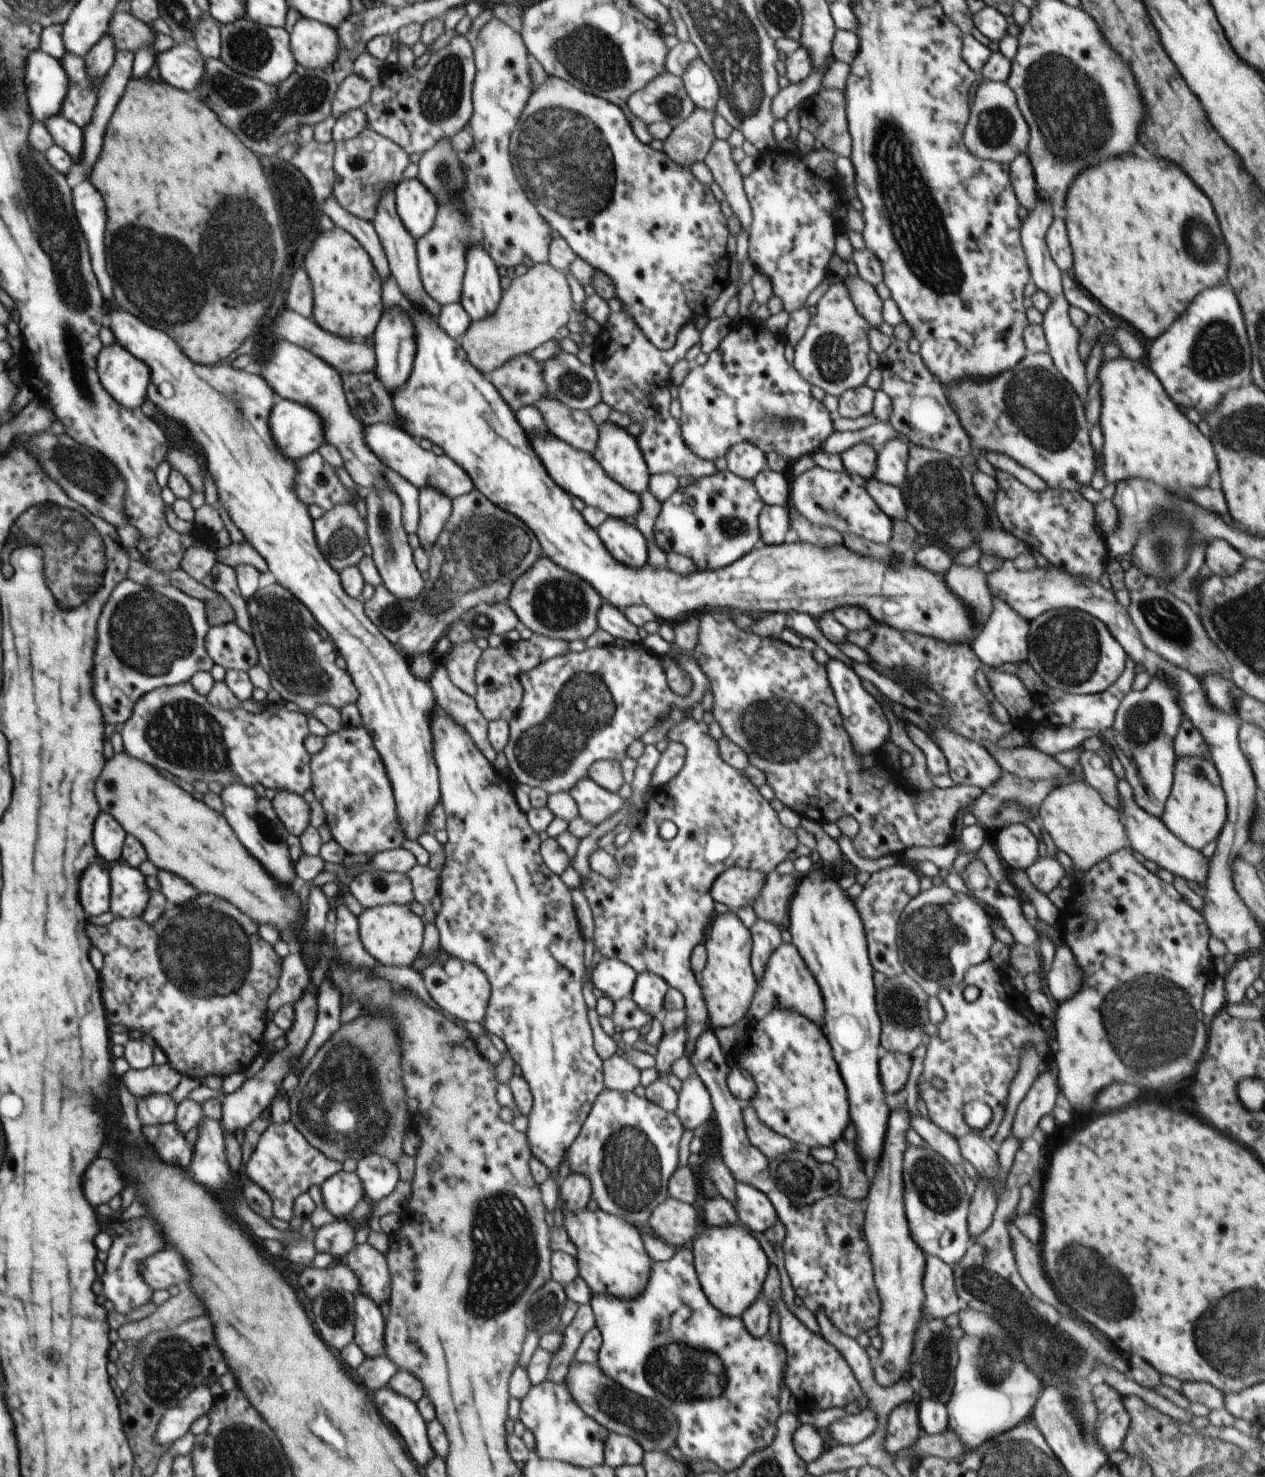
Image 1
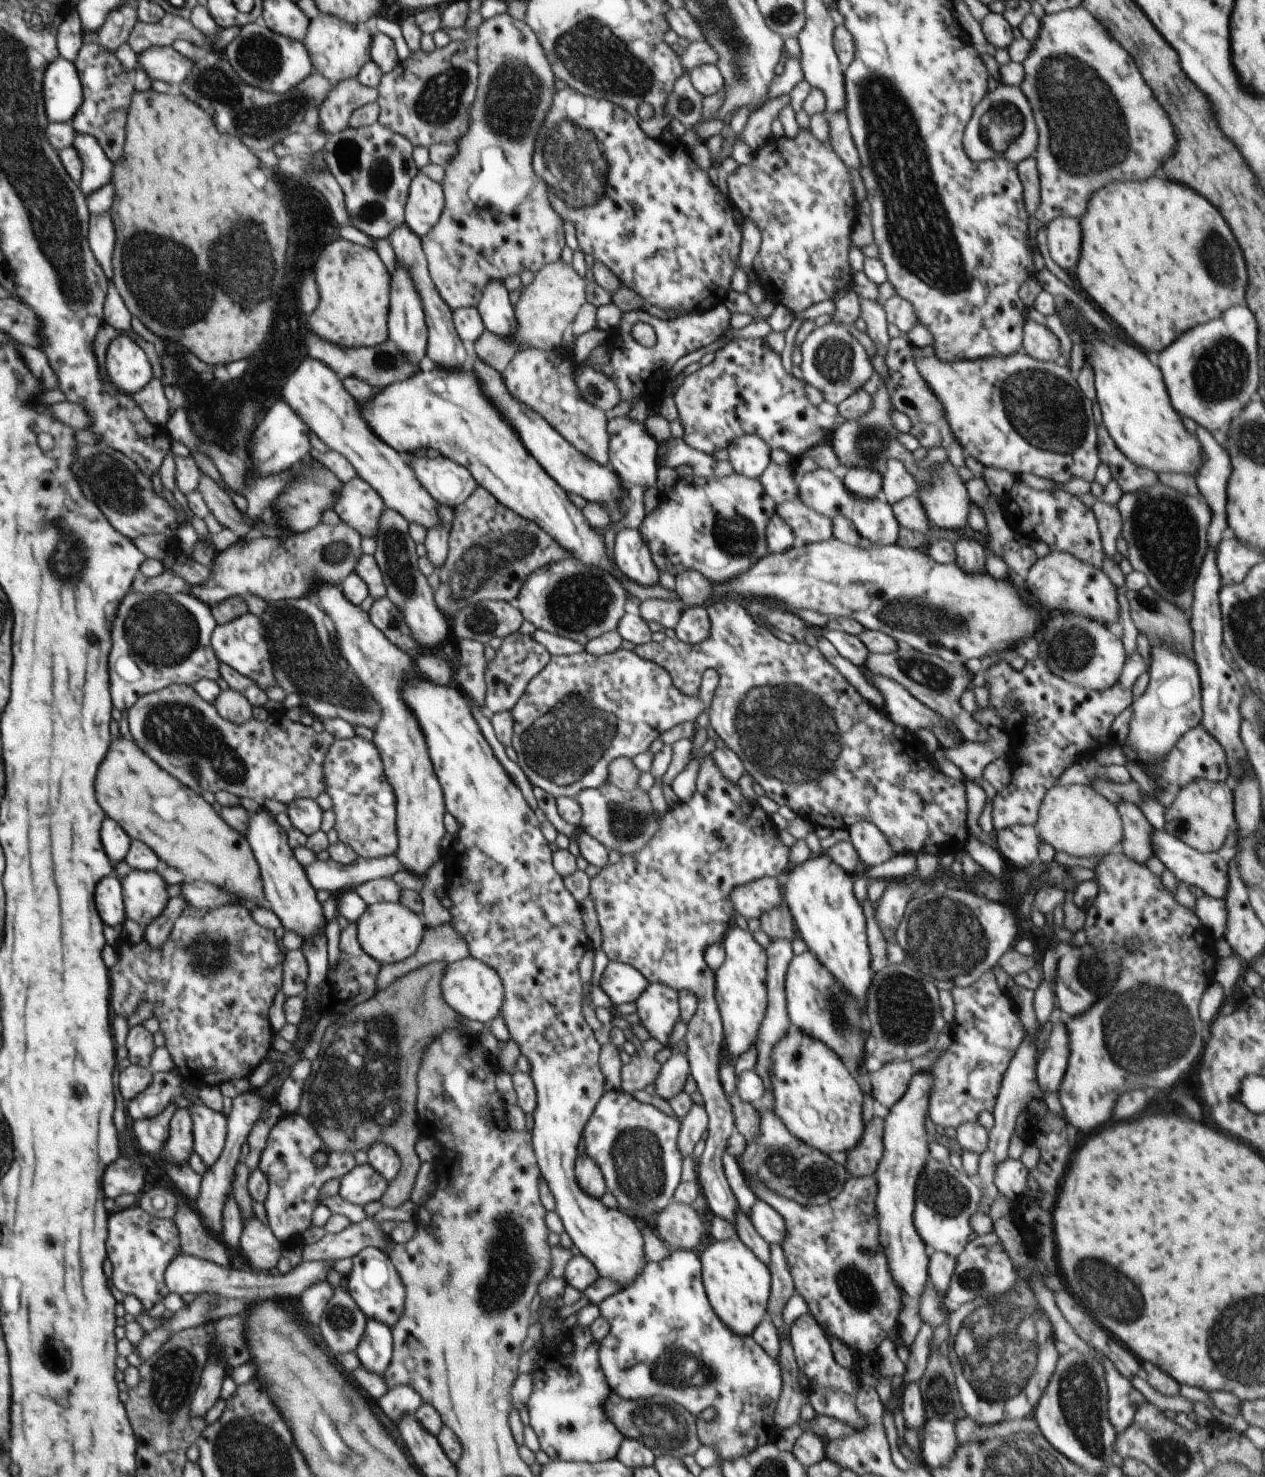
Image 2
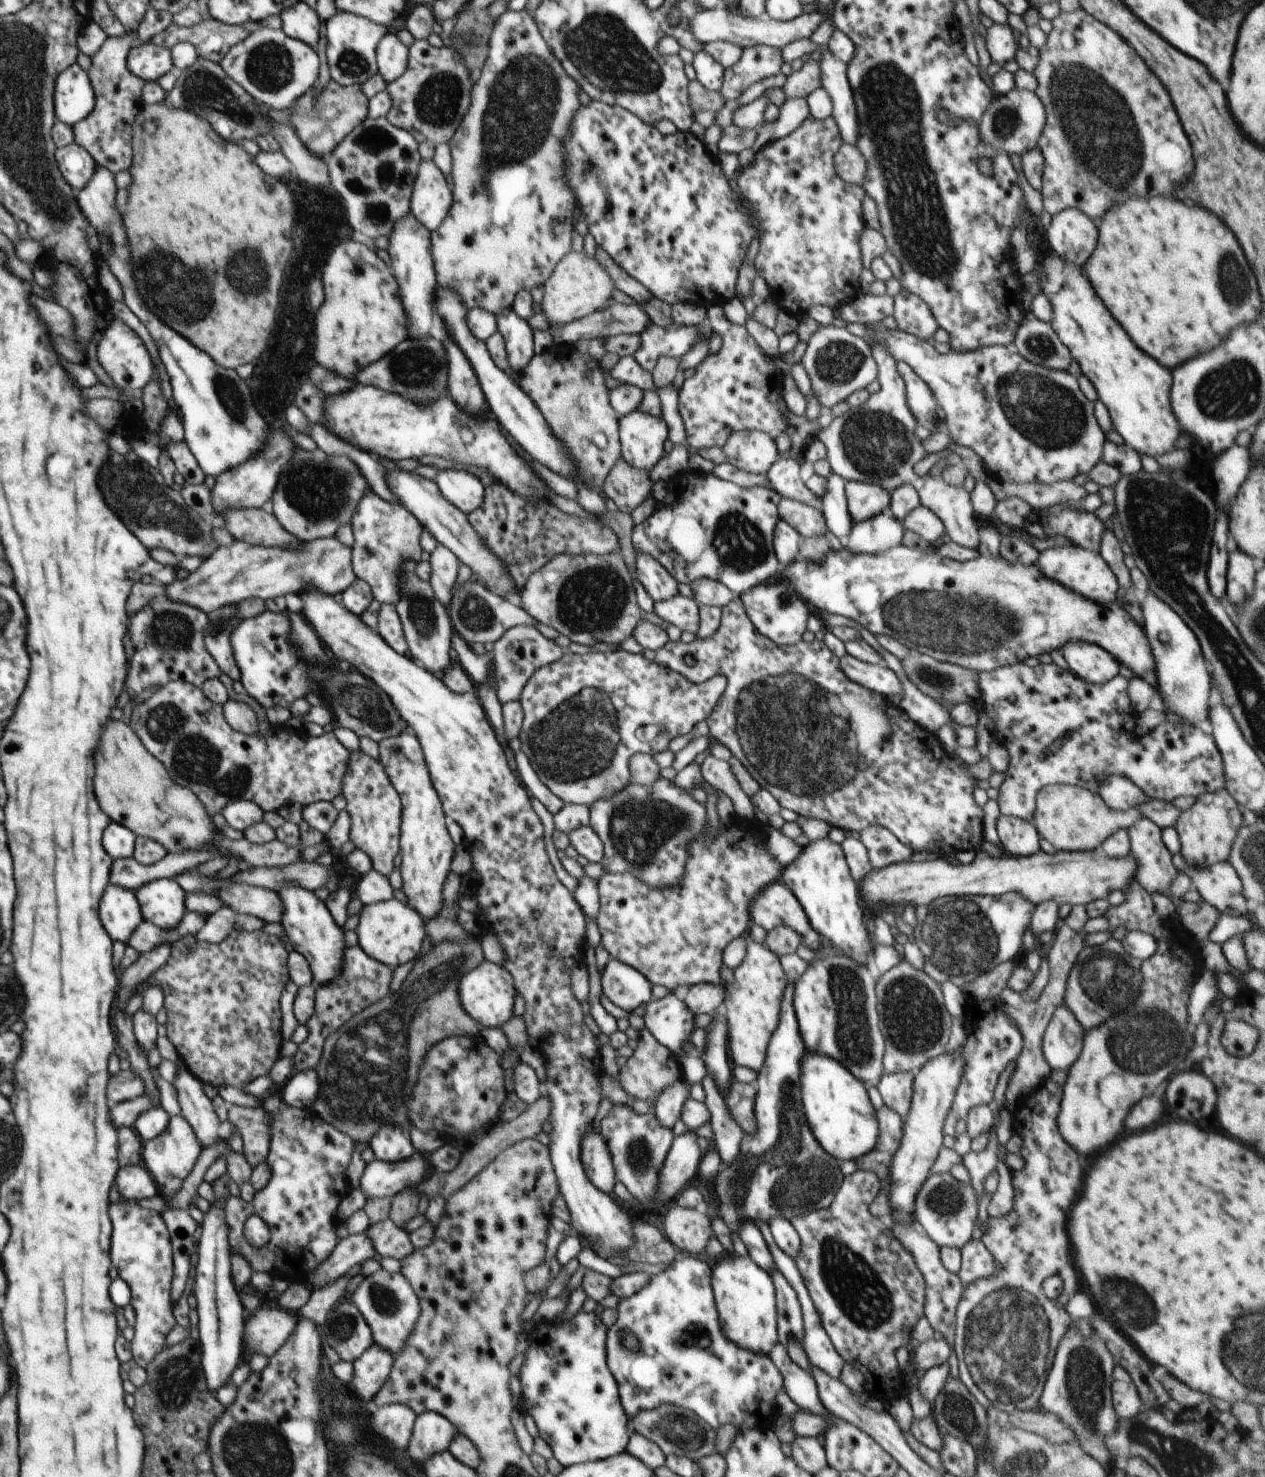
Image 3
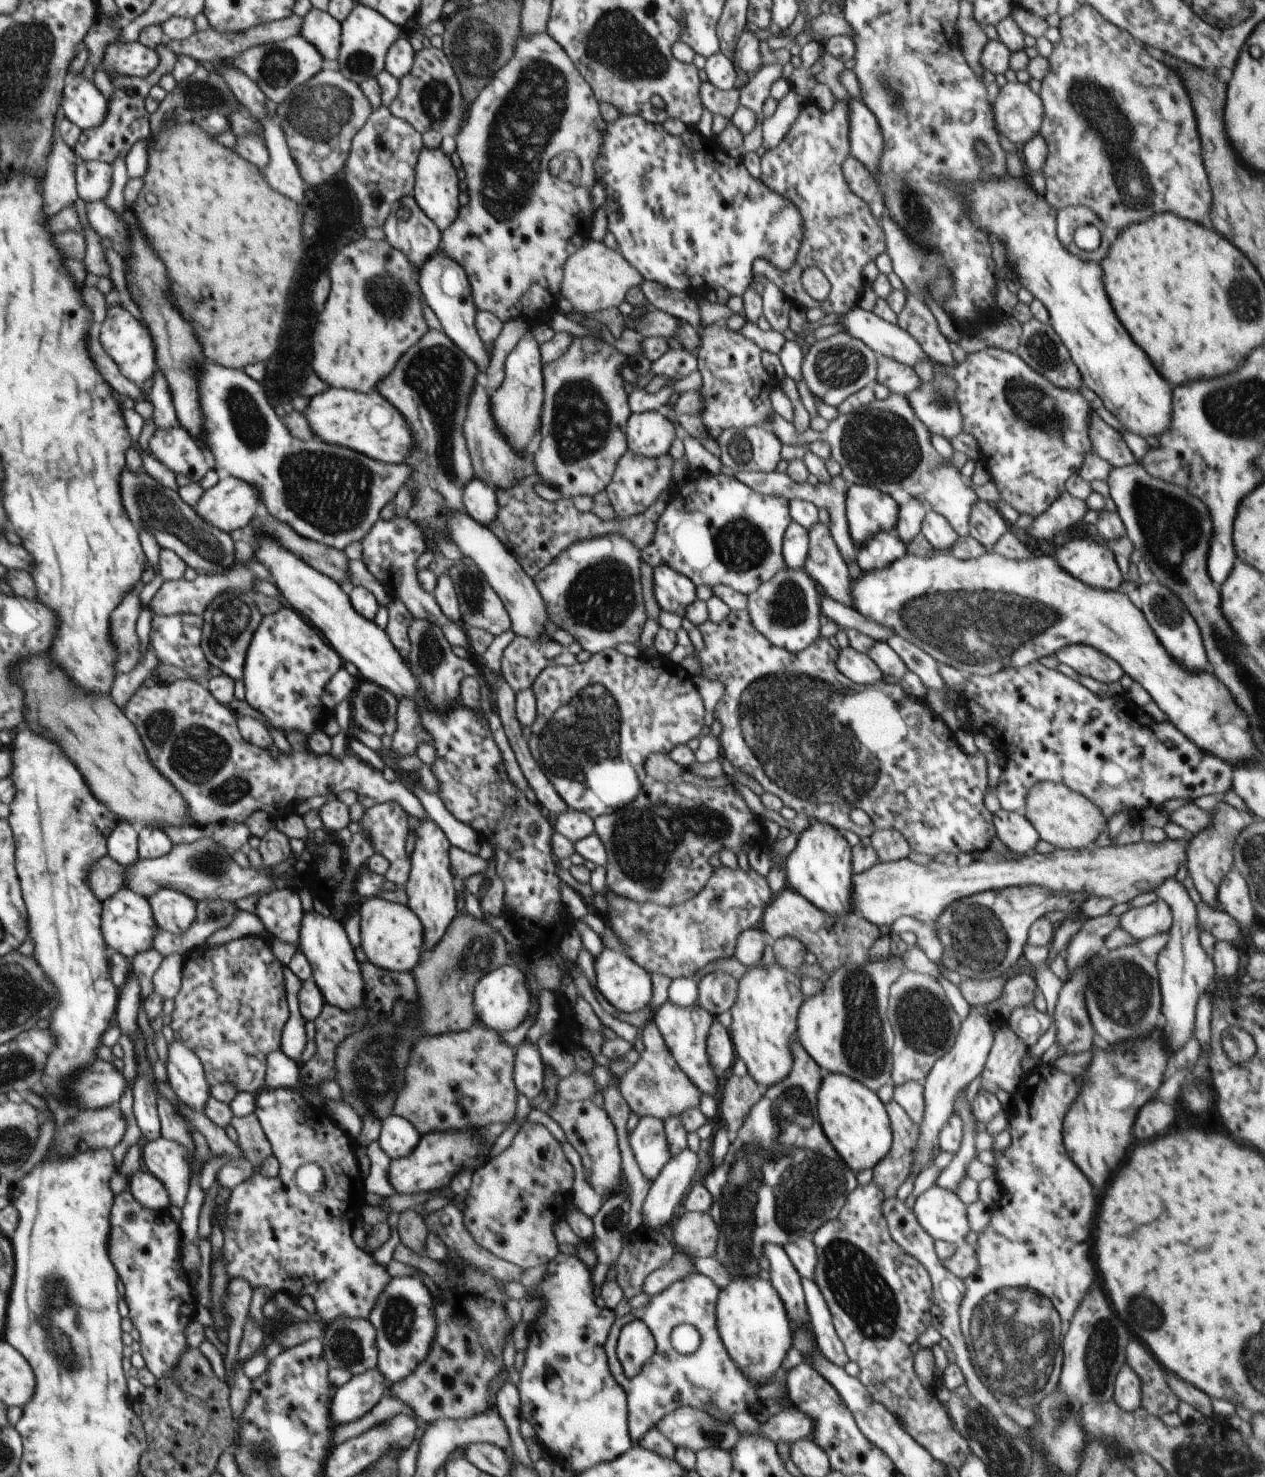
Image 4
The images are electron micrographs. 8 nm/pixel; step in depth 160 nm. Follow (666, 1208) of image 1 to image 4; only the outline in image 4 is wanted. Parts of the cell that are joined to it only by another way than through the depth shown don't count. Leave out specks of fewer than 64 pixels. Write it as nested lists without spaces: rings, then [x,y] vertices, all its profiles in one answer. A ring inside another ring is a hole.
[[[683,1210],[670,1224],[676,1246],[690,1258],[715,1256],[721,1233],[710,1212]]]

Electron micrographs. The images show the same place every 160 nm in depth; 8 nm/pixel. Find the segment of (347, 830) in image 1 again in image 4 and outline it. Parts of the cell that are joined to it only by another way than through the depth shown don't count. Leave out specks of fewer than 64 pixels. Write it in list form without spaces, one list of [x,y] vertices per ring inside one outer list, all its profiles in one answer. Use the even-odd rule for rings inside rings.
[[[384,802],[384,804],[366,807],[364,815],[359,821],[362,830],[370,836],[374,852],[384,856],[384,859],[388,860],[388,864],[390,864],[390,868],[386,870],[385,879],[401,888],[405,887],[408,882],[408,874],[410,874],[411,856],[406,854],[406,839],[410,834],[408,818],[409,815],[398,802]]]

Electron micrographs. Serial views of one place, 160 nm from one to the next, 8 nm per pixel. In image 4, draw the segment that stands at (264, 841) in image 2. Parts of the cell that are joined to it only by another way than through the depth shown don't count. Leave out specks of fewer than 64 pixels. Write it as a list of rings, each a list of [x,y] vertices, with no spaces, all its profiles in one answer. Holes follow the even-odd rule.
[[[316,910],[303,913],[297,950],[306,956],[313,980],[323,995],[325,1003],[338,1006],[346,1012],[360,1008],[367,999],[367,994],[364,994],[364,980],[360,974],[359,962],[355,958],[354,948],[342,924],[332,916],[324,917],[318,914]]]

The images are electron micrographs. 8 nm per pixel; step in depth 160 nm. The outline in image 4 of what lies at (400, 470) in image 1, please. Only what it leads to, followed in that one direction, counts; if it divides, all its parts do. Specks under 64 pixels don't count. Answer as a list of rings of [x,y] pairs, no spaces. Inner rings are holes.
[[[472,478],[468,480],[468,484],[464,484],[462,502],[464,502],[464,510],[476,522],[488,527],[496,520],[498,504],[496,504],[495,490],[482,480]]]

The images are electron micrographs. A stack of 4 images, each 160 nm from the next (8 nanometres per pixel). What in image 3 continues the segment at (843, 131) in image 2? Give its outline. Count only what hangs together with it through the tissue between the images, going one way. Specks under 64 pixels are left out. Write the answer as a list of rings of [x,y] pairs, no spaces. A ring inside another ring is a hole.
[[[842,144],[835,154],[835,169],[844,182],[861,185],[867,173],[867,162],[856,145]]]

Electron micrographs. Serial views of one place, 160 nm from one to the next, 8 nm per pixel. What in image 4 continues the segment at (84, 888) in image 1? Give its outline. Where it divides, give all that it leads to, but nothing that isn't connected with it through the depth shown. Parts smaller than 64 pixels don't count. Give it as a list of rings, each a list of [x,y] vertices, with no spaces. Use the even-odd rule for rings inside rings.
[[[124,888],[112,894],[110,898],[106,898],[102,907],[102,934],[104,934],[106,944],[110,946],[111,953],[119,952],[131,962],[136,954],[152,949],[152,940],[154,940],[157,926],[148,899]]]

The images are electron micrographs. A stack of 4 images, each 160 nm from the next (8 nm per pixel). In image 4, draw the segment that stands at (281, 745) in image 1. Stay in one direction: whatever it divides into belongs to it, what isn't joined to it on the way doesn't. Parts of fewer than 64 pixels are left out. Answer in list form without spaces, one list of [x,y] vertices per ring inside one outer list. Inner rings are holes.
[[[148,677],[136,690],[136,694],[126,702],[124,714],[128,716],[128,720],[132,720],[132,724],[136,724],[136,730],[142,738],[142,744],[146,746],[152,764],[156,764],[162,776],[166,776],[188,802],[194,826],[224,824],[228,820],[244,823],[252,812],[258,810],[266,812],[270,819],[278,821],[292,812],[298,799],[308,800],[329,794],[337,797],[339,792],[345,790],[356,792],[358,802],[365,808],[384,802],[398,802],[409,816],[415,816],[419,821],[429,820],[426,810],[411,790],[398,780],[386,781],[382,771],[373,768],[368,762],[359,760],[349,751],[342,758],[335,759],[330,753],[318,755],[308,748],[302,752],[291,748],[289,753],[280,751],[274,758],[268,749],[249,744],[241,736],[236,726],[236,715],[232,710],[217,702],[206,688],[192,679],[176,680],[172,684],[156,684],[152,677]]]

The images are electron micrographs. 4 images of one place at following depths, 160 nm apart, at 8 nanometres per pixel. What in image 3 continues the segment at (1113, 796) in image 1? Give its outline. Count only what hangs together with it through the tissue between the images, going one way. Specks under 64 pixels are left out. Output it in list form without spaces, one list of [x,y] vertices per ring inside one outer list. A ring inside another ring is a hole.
[[[1141,817],[1128,828],[1128,838],[1131,842],[1129,855],[1138,864],[1138,870],[1136,870],[1136,876],[1134,876],[1135,880],[1150,895],[1160,892],[1160,894],[1168,896],[1170,884],[1179,872],[1172,864],[1172,854],[1162,840],[1161,828],[1151,820]]]

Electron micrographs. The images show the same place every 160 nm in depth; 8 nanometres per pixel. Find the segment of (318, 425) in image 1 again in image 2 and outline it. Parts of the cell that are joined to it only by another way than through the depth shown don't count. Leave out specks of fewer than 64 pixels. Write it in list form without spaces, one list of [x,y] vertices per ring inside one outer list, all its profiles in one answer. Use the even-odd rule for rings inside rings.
[[[278,400],[266,415],[262,416],[262,422],[256,426],[250,438],[250,446],[246,448],[250,458],[250,470],[256,476],[272,476],[298,465],[300,461],[308,458],[312,448],[310,432],[306,422],[286,402]]]

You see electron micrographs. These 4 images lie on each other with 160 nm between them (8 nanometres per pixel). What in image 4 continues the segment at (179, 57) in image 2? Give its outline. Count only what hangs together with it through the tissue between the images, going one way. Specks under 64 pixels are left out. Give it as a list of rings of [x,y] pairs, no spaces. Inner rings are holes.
[[[112,42],[104,52],[104,71],[108,76],[146,77],[161,62],[158,50],[151,50],[140,42]]]

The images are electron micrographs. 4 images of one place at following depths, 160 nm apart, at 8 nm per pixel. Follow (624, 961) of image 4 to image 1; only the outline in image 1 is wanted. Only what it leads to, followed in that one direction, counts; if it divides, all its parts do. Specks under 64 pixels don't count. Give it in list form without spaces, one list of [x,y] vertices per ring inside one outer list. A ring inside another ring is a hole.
[[[605,958],[592,968],[592,985],[612,1001],[631,995],[637,973],[628,964],[614,958]]]

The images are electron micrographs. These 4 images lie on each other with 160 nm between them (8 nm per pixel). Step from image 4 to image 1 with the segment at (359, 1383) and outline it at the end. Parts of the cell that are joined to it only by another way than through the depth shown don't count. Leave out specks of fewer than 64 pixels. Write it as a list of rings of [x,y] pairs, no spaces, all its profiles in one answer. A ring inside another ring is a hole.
[[[354,1294],[354,1343],[369,1358],[377,1358],[385,1350],[386,1324],[380,1307],[364,1294]]]

